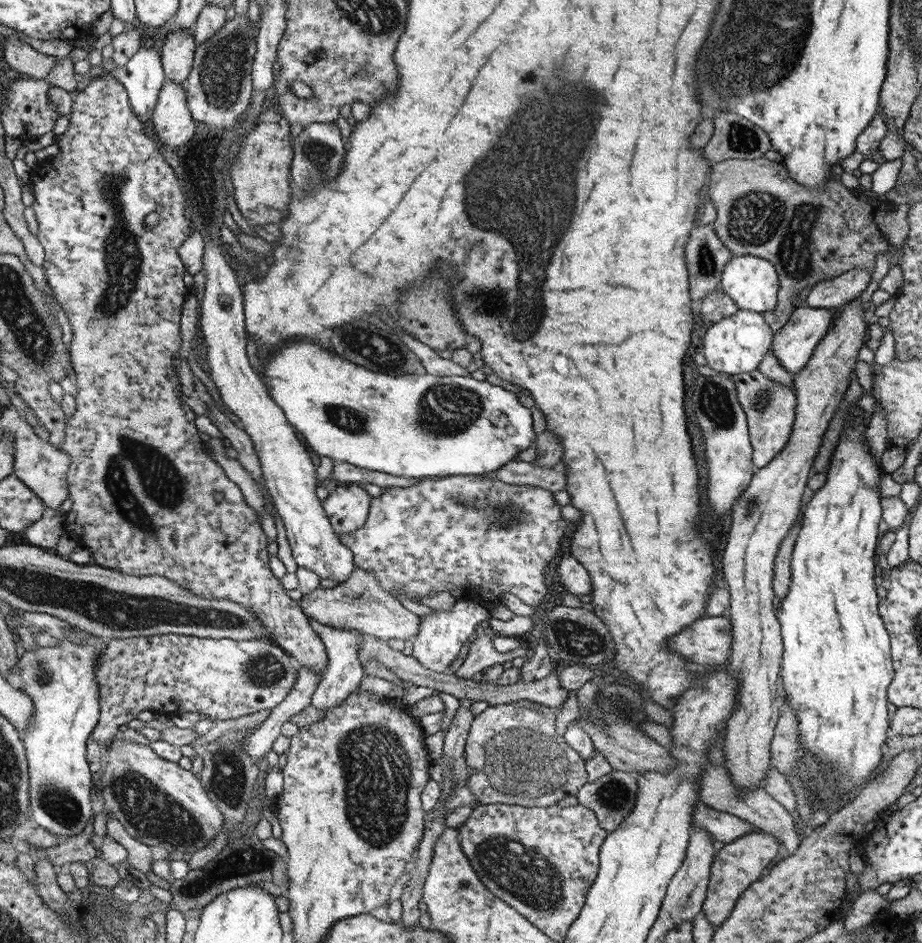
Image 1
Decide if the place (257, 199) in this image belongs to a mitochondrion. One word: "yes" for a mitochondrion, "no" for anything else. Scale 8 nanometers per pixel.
no

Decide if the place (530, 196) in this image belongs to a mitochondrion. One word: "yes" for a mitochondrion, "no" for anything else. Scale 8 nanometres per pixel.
yes

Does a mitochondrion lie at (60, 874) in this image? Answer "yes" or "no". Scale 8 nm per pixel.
no

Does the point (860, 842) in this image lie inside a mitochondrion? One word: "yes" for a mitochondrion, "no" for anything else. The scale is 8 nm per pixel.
no

